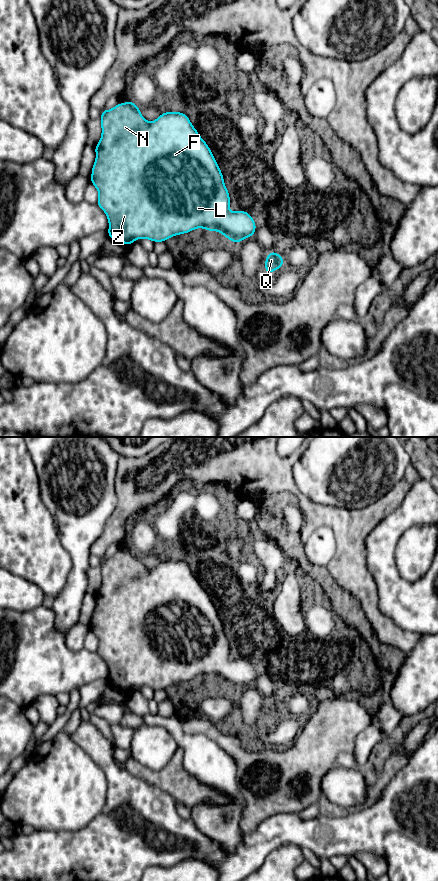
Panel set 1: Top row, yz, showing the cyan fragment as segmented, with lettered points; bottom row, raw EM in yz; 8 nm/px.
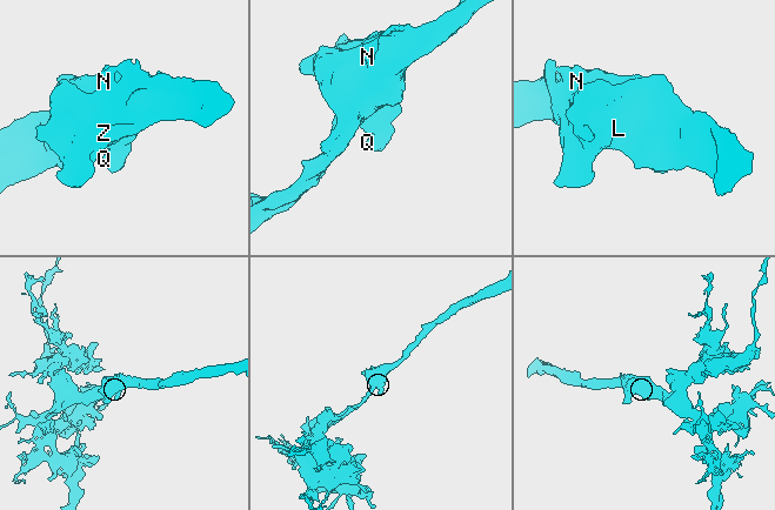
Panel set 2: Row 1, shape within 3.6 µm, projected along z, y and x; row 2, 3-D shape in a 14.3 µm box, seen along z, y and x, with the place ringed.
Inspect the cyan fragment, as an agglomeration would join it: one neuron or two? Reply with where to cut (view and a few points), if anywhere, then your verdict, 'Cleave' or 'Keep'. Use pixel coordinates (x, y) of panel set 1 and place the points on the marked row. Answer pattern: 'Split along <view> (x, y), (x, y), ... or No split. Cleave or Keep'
No split. Keep

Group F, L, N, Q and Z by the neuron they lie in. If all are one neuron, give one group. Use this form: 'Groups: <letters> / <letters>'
Groups: F L N Q Z

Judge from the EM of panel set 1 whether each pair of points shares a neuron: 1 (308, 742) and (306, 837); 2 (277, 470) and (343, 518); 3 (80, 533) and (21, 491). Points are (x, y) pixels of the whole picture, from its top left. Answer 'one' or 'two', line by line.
1: two
2: one
3: two

